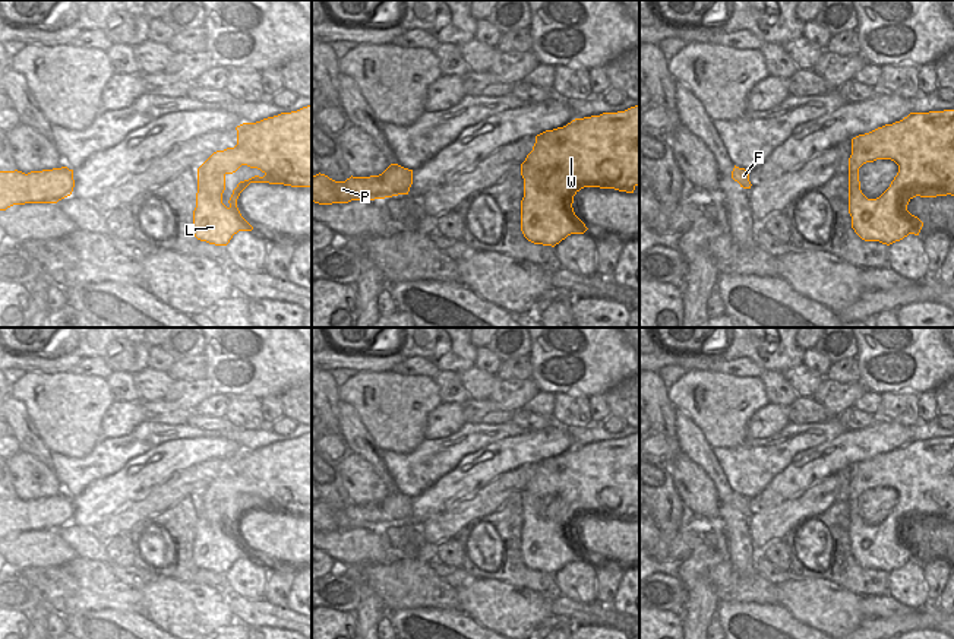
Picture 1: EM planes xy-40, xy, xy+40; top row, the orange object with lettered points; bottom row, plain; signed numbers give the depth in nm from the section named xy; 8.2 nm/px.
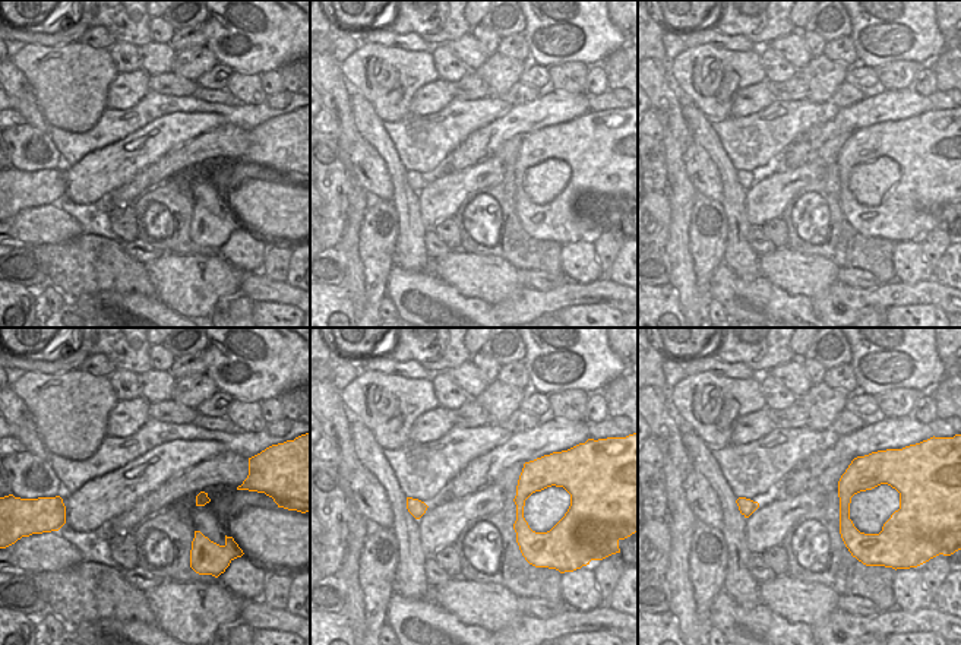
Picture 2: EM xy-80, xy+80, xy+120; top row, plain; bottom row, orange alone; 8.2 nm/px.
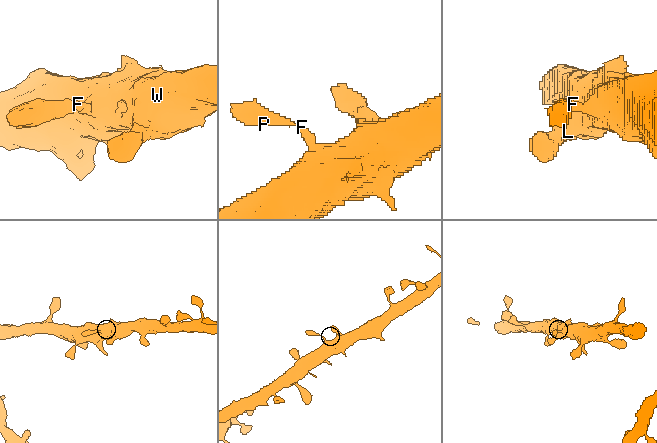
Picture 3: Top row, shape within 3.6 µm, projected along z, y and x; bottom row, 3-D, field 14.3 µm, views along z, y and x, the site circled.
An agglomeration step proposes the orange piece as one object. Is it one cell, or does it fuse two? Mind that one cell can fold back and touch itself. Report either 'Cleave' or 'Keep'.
Keep

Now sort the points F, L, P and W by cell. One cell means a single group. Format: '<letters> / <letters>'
F L P W

